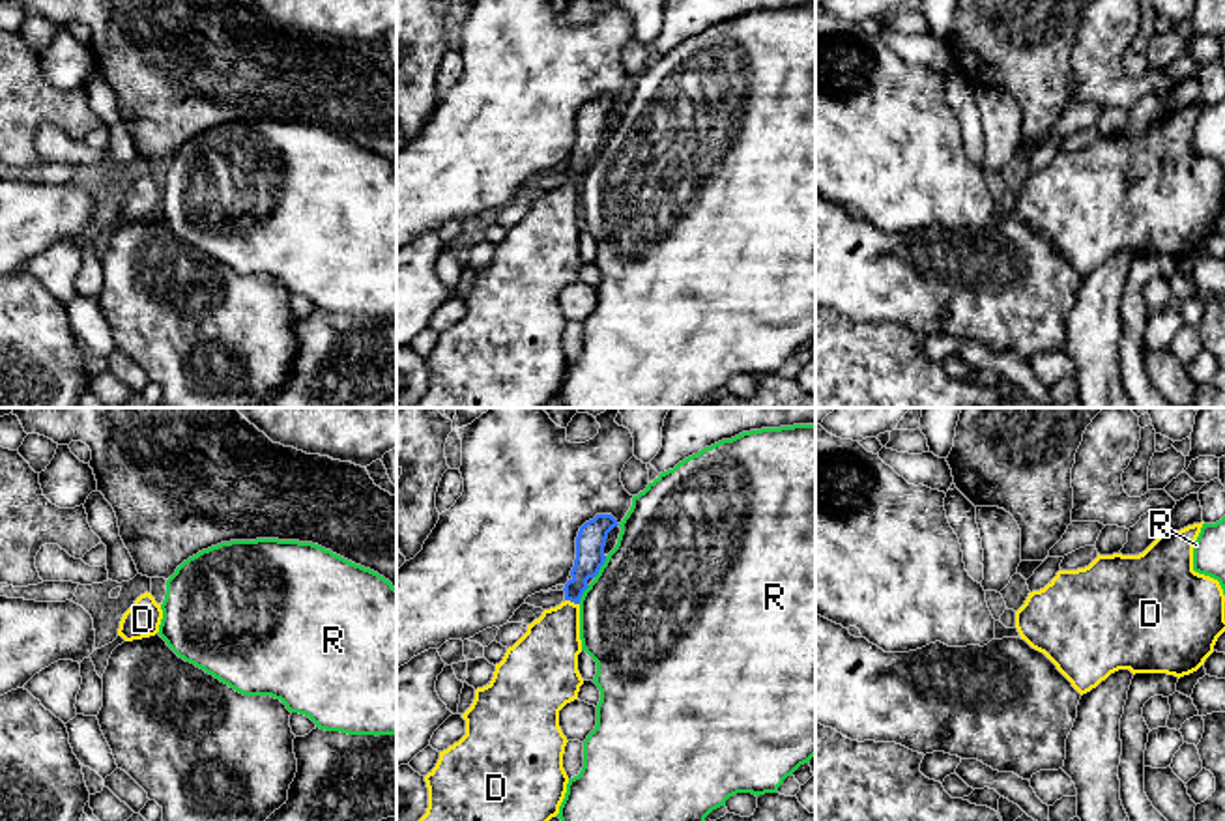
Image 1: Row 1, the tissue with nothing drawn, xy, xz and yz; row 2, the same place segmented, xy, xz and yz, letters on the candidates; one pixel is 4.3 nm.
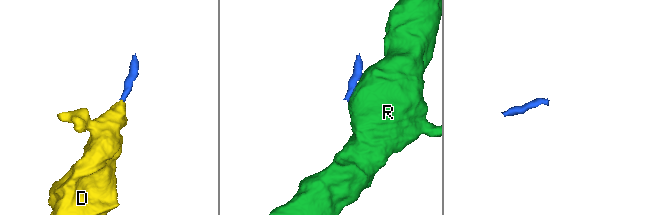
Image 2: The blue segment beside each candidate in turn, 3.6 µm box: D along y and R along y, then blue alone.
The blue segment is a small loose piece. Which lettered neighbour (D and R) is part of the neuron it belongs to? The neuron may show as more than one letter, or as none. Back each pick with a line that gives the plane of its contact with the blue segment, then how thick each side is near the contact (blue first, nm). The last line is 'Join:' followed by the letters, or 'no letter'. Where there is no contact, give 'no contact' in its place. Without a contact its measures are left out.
D: xz | 130/260 nm
Join: D

